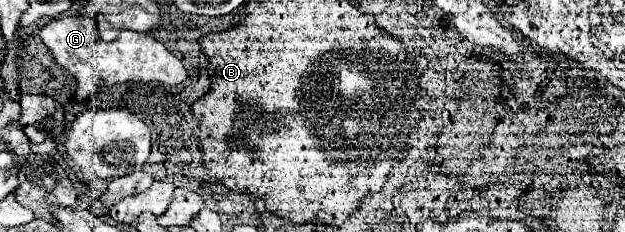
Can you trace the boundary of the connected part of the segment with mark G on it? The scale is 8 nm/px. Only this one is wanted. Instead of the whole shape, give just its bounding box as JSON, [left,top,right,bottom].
[43,16,187,86]

